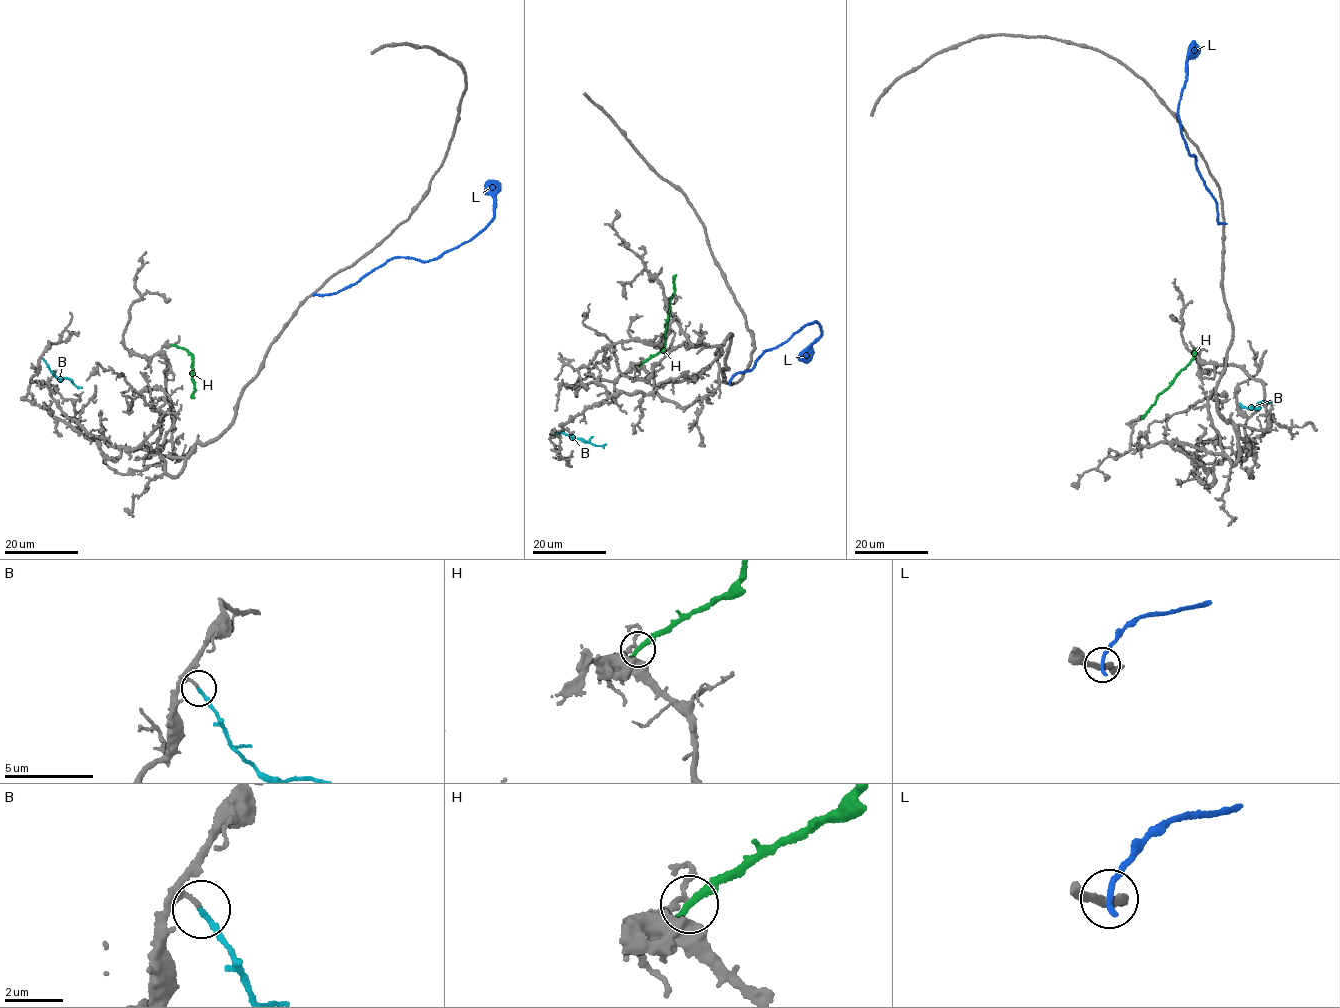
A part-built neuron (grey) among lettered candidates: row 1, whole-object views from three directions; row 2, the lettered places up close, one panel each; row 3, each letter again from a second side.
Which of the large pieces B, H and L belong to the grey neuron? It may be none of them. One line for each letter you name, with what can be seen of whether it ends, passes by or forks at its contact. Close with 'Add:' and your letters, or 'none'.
B: it ends
Add: B

